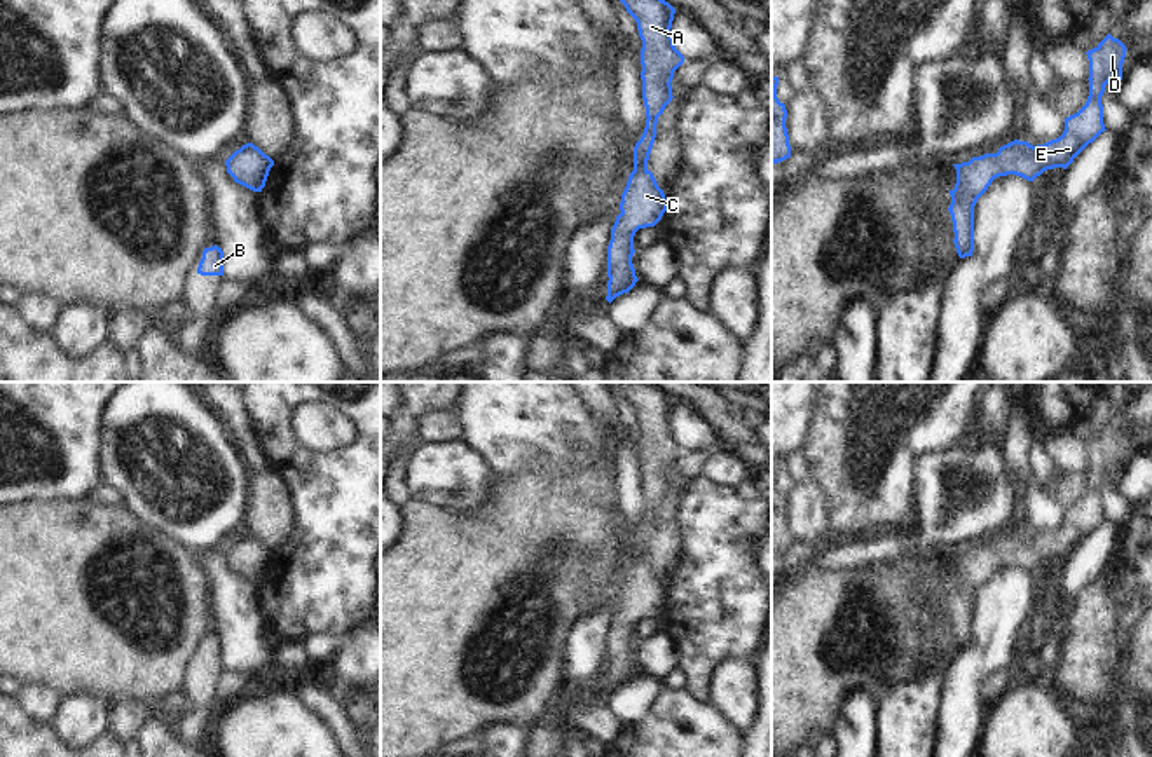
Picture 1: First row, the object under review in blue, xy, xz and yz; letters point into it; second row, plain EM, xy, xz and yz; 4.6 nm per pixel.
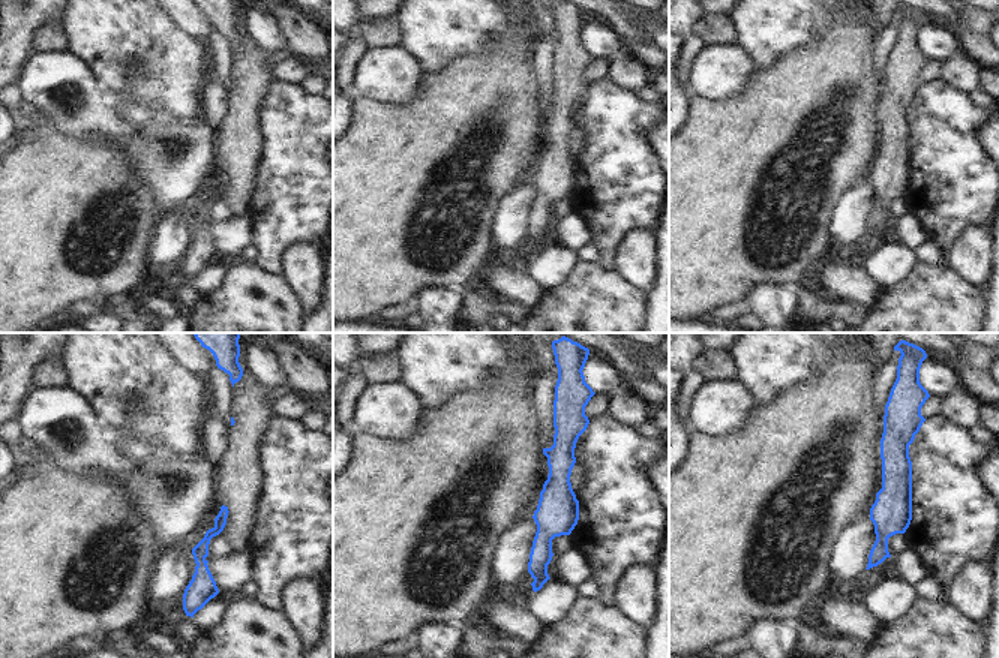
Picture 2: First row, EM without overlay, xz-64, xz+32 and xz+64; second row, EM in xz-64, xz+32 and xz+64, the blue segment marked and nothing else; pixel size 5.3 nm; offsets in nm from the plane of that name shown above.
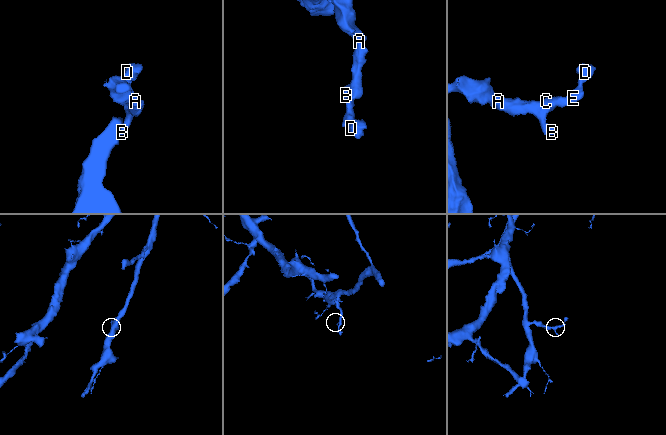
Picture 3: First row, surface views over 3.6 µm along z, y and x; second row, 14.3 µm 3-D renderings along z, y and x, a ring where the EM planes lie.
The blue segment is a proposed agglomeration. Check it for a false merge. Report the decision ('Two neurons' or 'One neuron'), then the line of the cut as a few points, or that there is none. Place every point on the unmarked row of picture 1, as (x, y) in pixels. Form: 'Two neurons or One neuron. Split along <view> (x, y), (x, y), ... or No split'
One neuron. No split.

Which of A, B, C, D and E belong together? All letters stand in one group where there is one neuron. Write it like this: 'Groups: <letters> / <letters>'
Groups: A B C D E.

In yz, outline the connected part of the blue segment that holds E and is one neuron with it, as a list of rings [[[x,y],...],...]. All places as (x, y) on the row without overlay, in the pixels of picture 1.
[[[1110,424],[1091,441],[1089,450],[1089,487],[1086,495],[1065,509],[1065,522],[1059,529],[1044,535],[1030,535],[1014,530],[998,539],[997,544],[972,548],[969,553],[953,555],[957,560],[955,579],[950,581],[948,598],[953,612],[955,638],[960,649],[974,642],[974,597],[998,567],[1016,565],[1033,572],[1047,560],[1066,560],[1073,549],[1093,534],[1105,520],[1101,487],[1108,473],[1122,471],[1126,436]]]

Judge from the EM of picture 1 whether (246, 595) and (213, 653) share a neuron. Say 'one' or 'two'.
two

